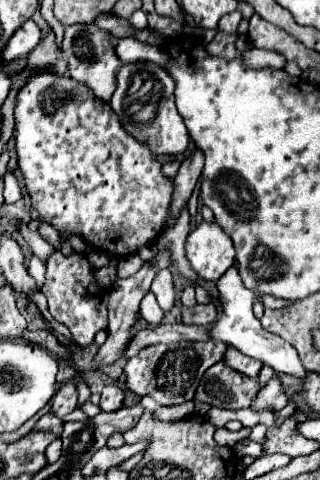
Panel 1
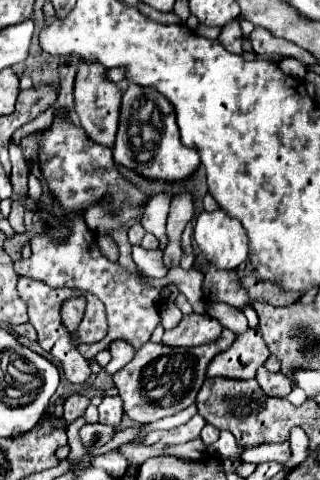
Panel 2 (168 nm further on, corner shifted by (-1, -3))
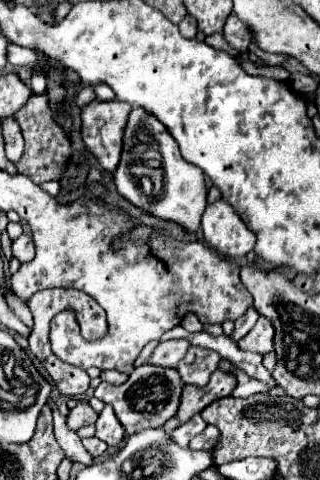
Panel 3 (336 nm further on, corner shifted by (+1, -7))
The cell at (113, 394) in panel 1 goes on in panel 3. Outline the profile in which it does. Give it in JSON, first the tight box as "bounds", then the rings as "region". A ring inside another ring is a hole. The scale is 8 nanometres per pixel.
{"bounds":[96,406,124,448],"region":[[[104,406],[96,420],[96,438],[104,440],[108,446],[118,448],[124,440],[124,430],[120,428],[120,422],[116,420],[116,414],[112,412],[112,406]]]}

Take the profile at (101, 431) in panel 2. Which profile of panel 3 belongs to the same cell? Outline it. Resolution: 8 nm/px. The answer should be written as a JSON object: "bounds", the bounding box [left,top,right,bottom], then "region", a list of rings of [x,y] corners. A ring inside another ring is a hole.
{"bounds":[82,438,108,458],"region":[[[84,438],[82,444],[84,444],[84,448],[86,448],[94,458],[102,456],[102,454],[108,450],[108,446],[106,446],[102,440],[98,440],[98,438]]]}

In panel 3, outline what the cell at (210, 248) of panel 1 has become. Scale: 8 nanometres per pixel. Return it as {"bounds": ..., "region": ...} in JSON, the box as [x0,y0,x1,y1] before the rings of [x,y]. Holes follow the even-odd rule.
{"bounds":[202,200,256,258],"region":[[[224,200],[206,206],[202,214],[202,232],[204,242],[226,258],[244,258],[256,244],[256,234]]]}

